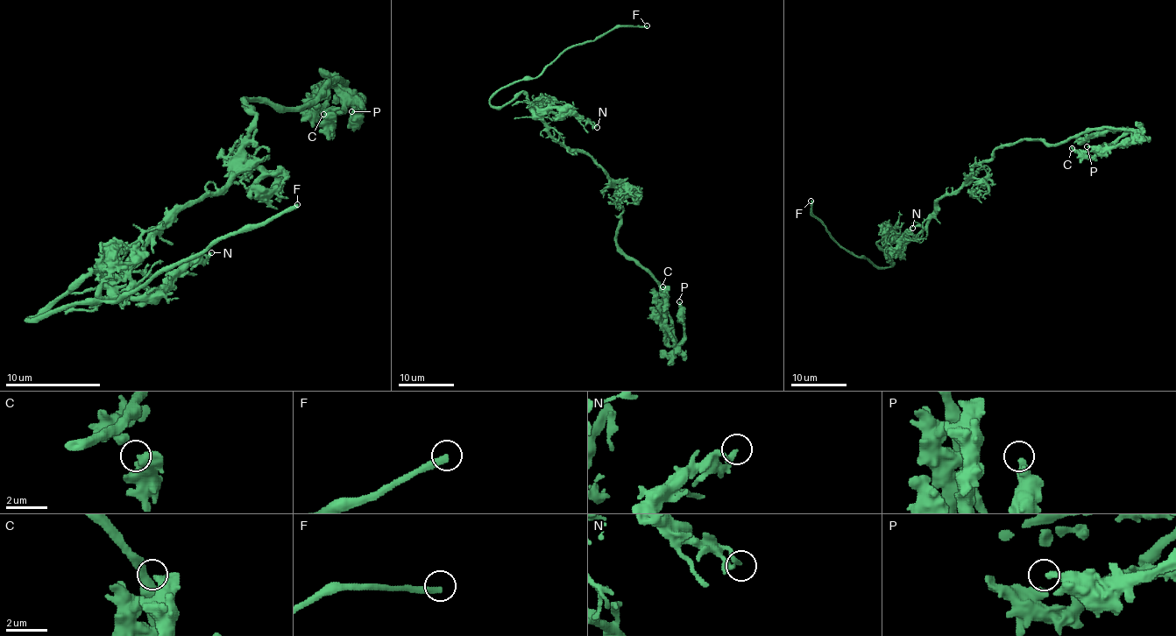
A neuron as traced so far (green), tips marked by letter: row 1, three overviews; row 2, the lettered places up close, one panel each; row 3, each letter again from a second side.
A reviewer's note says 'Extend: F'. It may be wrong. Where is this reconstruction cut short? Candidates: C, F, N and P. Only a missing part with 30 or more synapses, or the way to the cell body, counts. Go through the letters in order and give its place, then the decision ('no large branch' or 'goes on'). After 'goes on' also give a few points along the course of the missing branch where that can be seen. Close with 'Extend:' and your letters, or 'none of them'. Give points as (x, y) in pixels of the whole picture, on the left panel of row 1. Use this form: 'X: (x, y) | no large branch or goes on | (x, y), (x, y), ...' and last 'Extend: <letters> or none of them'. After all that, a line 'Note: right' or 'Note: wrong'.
C: (323, 114) | no large branch
F: (297, 204) | goes on
N: (211, 252) | no large branch
P: (351, 111) | no large branch
Extend: F
Note: right

